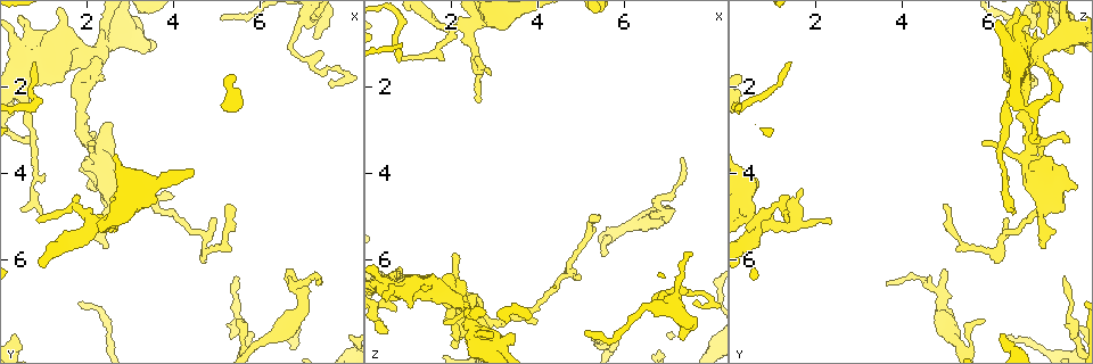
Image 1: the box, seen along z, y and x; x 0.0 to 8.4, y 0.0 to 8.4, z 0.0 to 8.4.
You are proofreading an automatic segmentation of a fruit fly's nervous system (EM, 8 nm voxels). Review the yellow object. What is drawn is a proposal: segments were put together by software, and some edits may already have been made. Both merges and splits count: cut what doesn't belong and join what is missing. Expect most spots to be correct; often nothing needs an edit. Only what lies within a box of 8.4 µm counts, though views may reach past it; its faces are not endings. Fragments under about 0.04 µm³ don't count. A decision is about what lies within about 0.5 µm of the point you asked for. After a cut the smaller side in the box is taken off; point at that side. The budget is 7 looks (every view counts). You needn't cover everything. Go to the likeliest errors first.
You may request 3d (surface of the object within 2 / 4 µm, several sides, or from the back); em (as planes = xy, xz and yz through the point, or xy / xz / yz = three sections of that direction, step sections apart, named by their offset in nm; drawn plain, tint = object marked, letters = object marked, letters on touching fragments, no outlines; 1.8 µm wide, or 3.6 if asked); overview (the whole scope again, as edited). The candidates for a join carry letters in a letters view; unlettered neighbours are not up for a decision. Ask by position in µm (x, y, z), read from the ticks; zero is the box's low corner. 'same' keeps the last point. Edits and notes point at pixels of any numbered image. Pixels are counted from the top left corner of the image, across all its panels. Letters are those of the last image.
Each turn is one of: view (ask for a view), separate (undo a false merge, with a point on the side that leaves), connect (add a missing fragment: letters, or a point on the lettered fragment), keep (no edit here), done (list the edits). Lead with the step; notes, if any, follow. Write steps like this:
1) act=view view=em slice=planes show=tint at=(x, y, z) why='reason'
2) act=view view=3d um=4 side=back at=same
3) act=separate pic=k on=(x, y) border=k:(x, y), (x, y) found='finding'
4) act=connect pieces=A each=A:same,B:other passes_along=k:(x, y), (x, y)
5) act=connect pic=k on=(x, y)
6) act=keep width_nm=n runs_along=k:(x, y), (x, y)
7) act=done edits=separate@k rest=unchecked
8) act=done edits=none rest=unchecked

act=view view=em slice=planes show=letters at=(1.95, 1.40, 6.85) why='three arms meet'

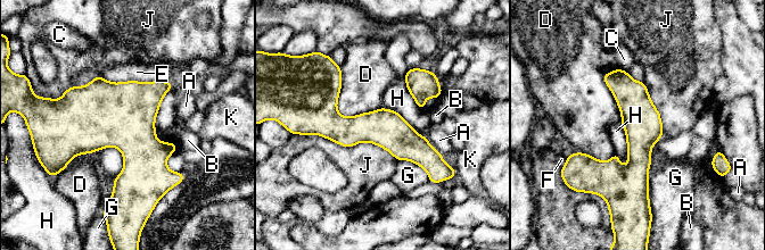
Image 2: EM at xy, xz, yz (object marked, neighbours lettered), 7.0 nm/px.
act=keep each=A:other,B:other,C:other,D:other,E:other,F:other,G:other,H:other,J:other,K:other found='all the same neuron'

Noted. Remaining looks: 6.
act=view view=em slice=planes show=letters at=(6.75, 6.20, 4.95) why='branch stops here'

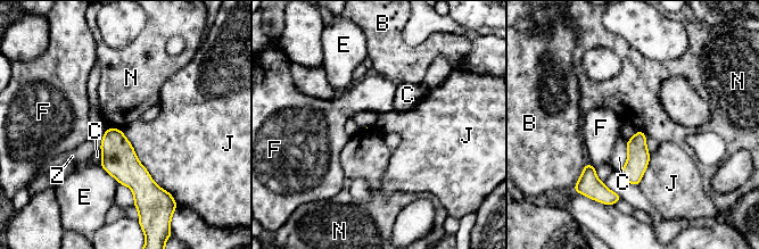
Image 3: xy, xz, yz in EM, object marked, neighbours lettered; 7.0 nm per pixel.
act=keep longest_contact=J:550nm each=B:other,C:other,E:other,F:other,J:other,N:other,Z:other border=3:(112, 126), (120, 130) found='no lettered fragment goes on from it'

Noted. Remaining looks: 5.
act=view view=em slice=planes show=letters at=(7.25, 0.85, 7.80) why='free end'

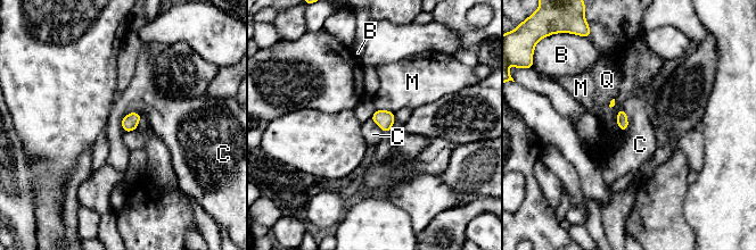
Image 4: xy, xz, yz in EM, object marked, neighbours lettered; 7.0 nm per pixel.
act=keep each=B:other,C:other,M:other,Q:other border=4:(141, 115), (126, 114), (122, 128) found='none of them fits'

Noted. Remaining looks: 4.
act=done edits=none rest=unchecked

